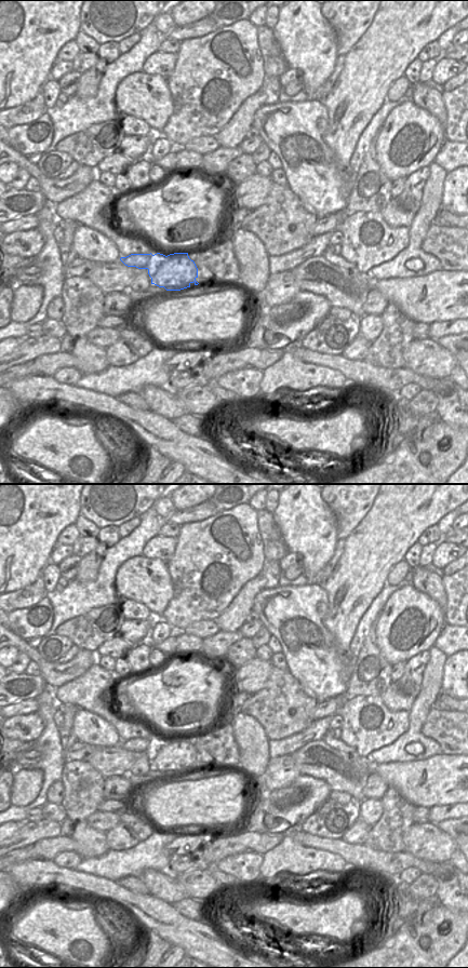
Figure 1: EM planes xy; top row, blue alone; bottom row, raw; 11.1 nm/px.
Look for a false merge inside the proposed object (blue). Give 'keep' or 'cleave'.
cleave

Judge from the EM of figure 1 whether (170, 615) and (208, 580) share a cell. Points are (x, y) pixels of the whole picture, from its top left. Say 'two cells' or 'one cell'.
one cell

